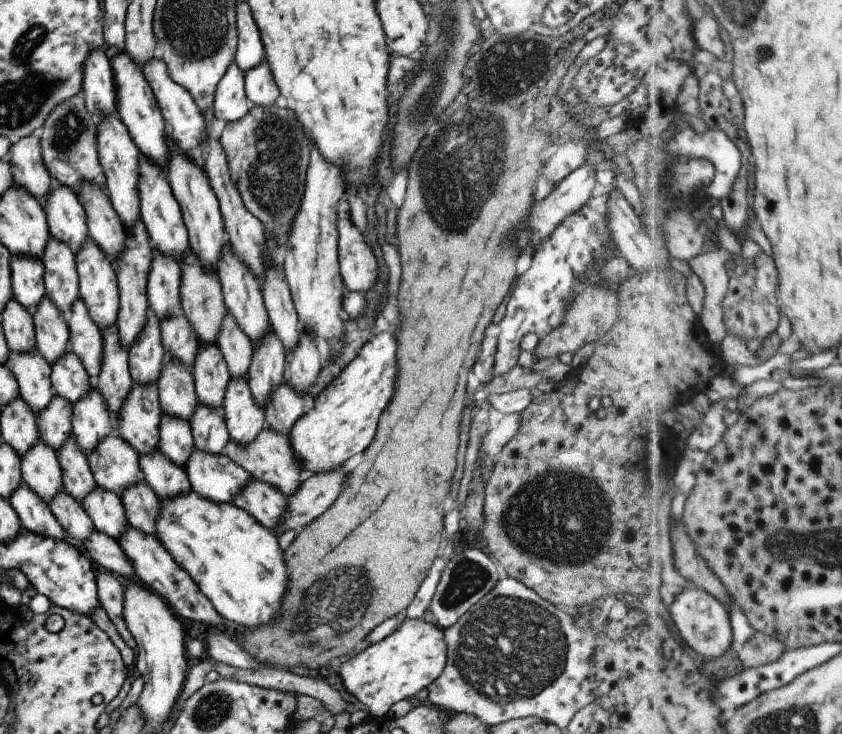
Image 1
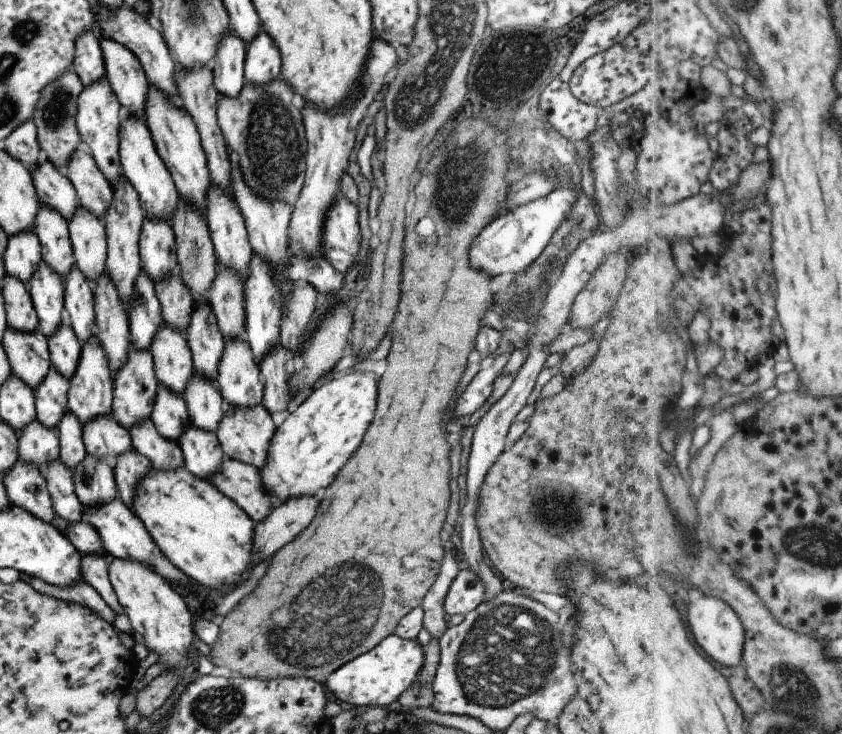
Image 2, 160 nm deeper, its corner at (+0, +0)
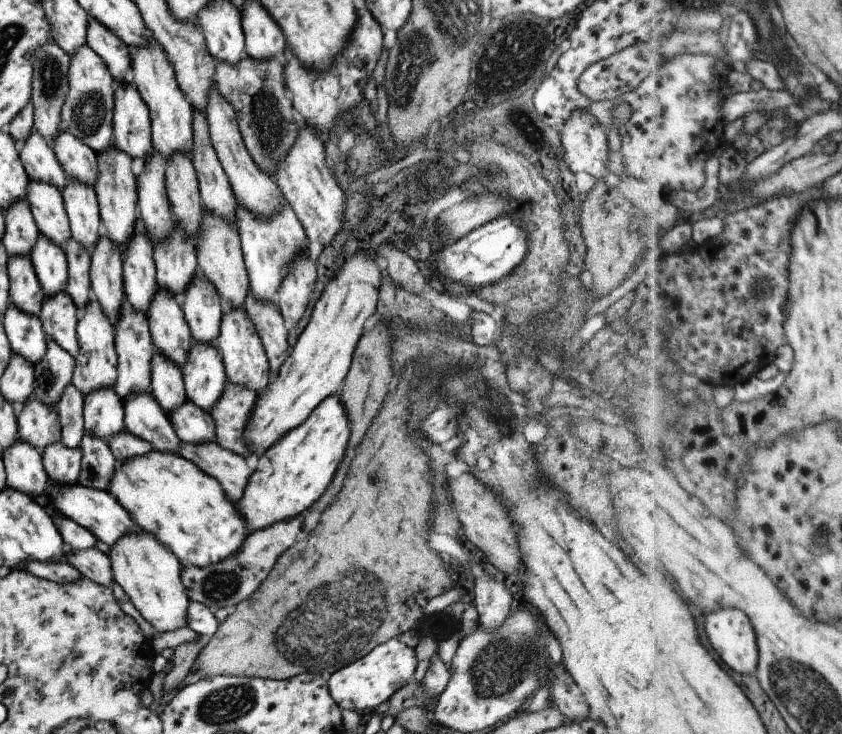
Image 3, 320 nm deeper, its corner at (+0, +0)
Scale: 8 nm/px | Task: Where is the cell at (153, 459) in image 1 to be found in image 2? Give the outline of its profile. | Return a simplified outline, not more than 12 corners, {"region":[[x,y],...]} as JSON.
{"region":[[150,417],[128,430],[132,448],[155,470],[184,464],[179,445]]}

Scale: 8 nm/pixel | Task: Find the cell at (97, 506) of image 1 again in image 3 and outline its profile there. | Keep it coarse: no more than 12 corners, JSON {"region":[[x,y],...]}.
{"region":[[84,432],[75,483],[108,490],[117,462],[106,441]]}

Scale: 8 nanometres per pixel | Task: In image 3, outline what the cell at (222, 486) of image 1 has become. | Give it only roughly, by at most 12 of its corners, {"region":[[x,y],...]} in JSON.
{"region":[[189,400],[168,415],[184,443],[213,441],[209,412]]}

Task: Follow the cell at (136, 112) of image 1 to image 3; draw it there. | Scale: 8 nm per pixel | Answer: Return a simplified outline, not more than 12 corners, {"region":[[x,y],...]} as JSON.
{"region":[[88,17],[84,44],[115,82],[130,80],[128,46]]}

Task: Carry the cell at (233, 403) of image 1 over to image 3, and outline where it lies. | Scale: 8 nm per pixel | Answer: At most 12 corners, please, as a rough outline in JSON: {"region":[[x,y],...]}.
{"region":[[242,306],[224,309],[218,349],[227,382],[267,391],[268,360]]}

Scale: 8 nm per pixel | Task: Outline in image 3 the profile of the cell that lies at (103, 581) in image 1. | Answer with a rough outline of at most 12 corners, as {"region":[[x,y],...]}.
{"region":[[96,547],[71,549],[65,562],[111,588],[108,556]]}

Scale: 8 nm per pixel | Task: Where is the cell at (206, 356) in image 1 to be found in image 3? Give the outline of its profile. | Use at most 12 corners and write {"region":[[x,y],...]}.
{"region":[[194,273],[180,303],[193,342],[218,335],[224,305]]}

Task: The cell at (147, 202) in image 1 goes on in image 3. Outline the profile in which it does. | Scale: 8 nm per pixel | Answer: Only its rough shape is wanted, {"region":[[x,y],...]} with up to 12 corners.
{"region":[[128,79],[115,82],[112,142],[132,159],[153,151],[148,108]]}

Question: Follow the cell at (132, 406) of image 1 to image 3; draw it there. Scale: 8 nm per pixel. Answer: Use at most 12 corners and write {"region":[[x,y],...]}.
{"region":[[122,302],[115,328],[117,376],[126,399],[149,392],[154,346],[146,314]]}

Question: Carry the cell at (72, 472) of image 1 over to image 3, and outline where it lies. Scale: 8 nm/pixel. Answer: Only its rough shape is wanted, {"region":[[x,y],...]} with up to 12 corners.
{"region":[[73,384],[55,404],[60,441],[80,446],[84,433],[83,399]]}

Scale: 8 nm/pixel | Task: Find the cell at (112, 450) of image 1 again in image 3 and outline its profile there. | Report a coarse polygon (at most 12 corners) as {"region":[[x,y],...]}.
{"region":[[113,387],[82,400],[85,433],[106,440],[124,429]]}

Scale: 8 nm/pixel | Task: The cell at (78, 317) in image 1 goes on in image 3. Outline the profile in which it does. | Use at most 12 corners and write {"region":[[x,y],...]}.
{"region":[[71,237],[63,246],[65,292],[79,312],[94,298],[90,251]]}

